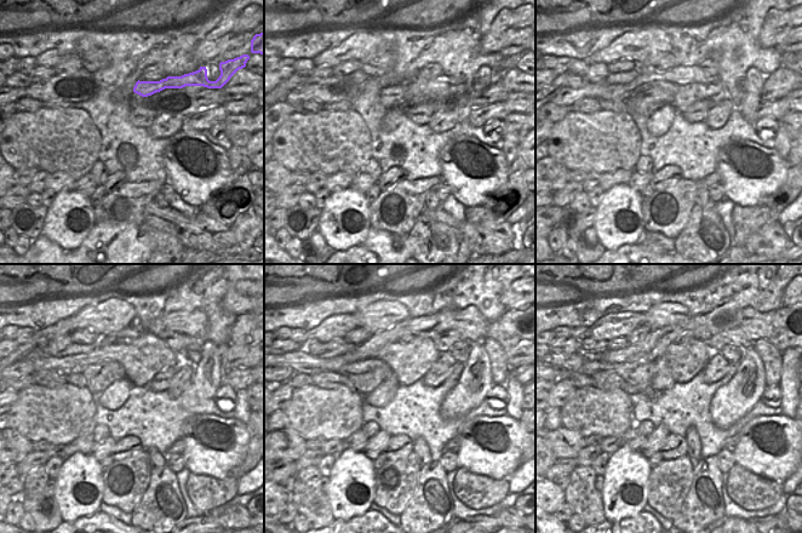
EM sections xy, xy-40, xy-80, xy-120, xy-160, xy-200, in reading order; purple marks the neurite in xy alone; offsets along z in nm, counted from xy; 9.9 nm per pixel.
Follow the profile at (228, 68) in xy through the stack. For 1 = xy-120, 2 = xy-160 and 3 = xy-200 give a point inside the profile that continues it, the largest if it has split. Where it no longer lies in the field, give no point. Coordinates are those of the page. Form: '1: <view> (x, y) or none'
1: xy-120 (142, 357)
2: xy-160 (410, 361)
3: xy-200 (685, 361)

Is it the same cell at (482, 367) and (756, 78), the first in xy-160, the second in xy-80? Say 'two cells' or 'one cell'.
one cell

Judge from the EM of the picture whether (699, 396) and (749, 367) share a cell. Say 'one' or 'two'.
two

